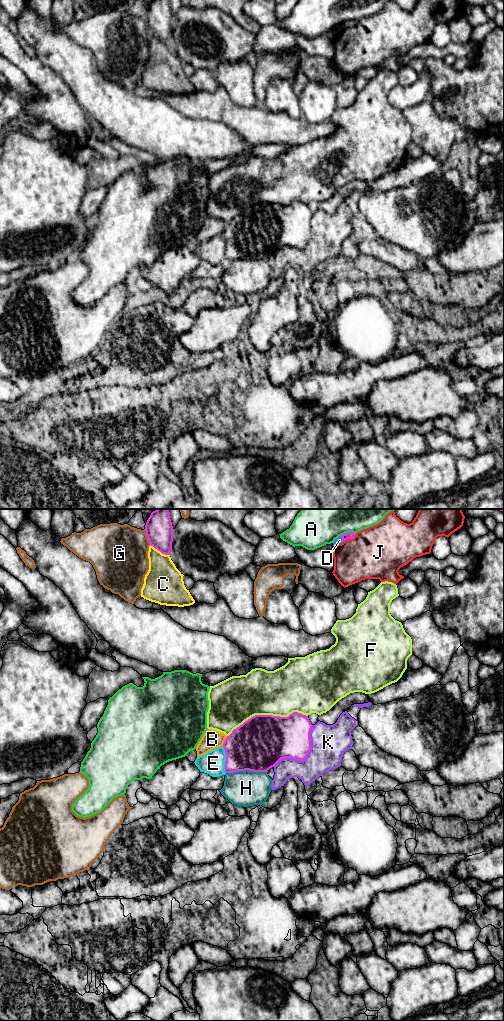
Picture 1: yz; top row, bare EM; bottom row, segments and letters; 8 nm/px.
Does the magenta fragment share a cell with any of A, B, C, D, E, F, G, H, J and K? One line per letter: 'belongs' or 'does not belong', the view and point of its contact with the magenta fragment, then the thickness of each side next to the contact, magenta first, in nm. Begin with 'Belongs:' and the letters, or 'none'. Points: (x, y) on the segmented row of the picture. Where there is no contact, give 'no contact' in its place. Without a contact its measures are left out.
Belongs: none
A: does not belong; contact yz (348, 532); calibres 60 and 460 nm
B: does not belong; contact yz (224, 741); calibres 400 and 150 nm
C: does not belong; contact yz (160, 551); calibres 220 and 300 nm
D: does not belong; contact yz (342, 538); calibres 60 and 60 nm
E: does not belong; contact yz (226, 759); calibres 400 and 190 nm
F: does not belong; contact yz (267, 715); calibres 420 and 380 nm
G: does not belong; contact yz (147, 537); calibres 220 and 440 nm
H: does not belong; contact yz (246, 769); calibres 420 and 280 nm
J: does not belong; contact yz (350, 538); calibres 60 and 420 nm
K: does not belong; contact yz (305, 757); calibres 340 and 280 nm

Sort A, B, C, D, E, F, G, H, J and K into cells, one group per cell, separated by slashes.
A / B E / C / D / F / G / H / J / K

